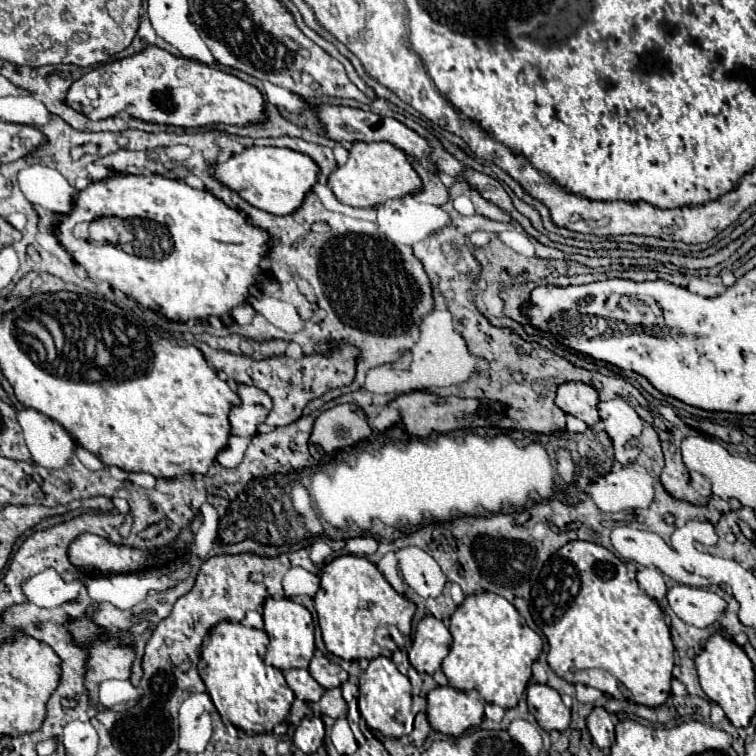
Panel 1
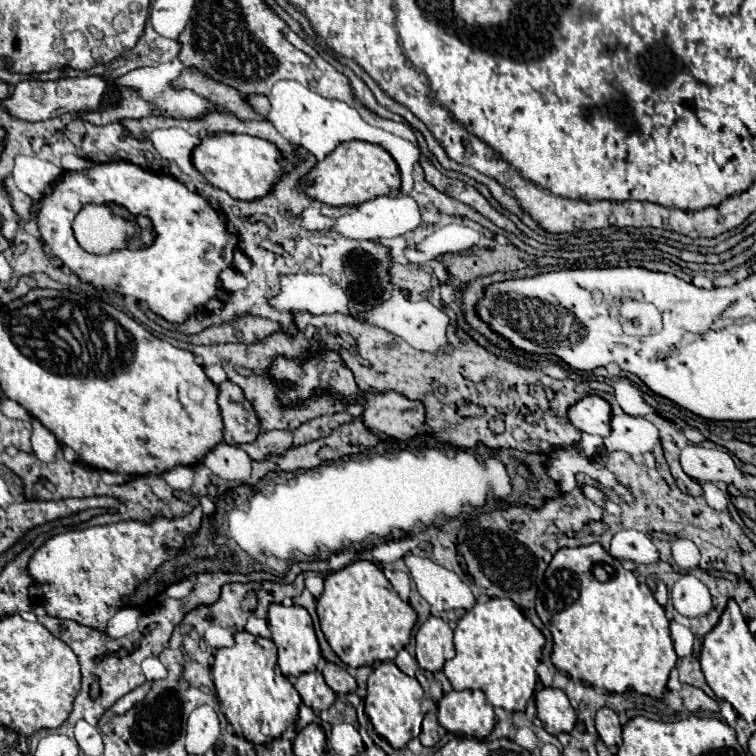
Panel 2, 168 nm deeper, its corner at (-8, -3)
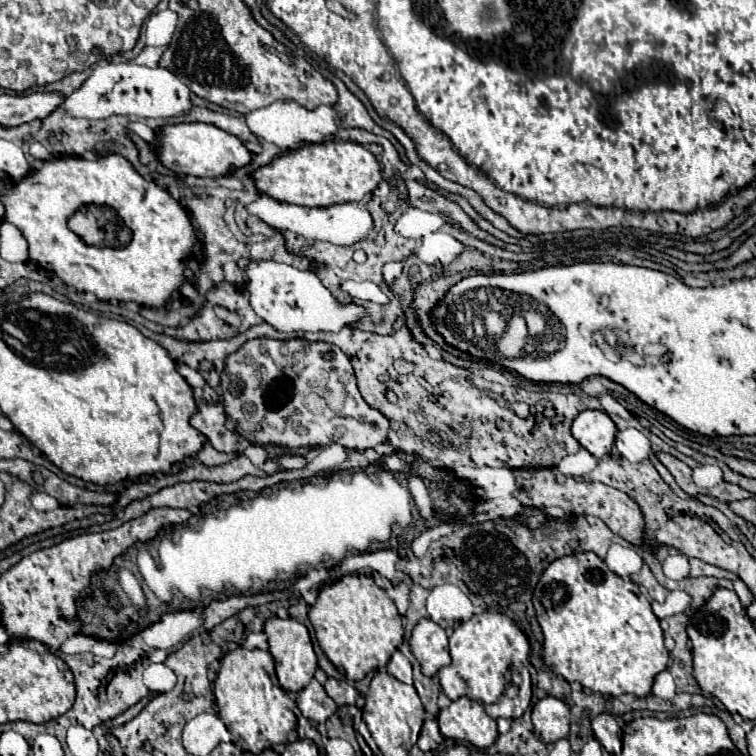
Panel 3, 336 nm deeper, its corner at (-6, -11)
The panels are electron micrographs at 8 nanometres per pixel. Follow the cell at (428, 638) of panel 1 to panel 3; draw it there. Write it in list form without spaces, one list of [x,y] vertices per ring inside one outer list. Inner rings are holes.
[[[422,618],[410,636],[410,650],[422,666],[424,676],[434,676],[442,666],[450,664],[448,636],[444,628],[430,618]]]

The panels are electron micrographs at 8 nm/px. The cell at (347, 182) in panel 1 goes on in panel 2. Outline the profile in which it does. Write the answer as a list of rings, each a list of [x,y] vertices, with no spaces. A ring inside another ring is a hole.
[[[344,142],[330,156],[316,164],[316,168],[306,176],[308,186],[304,192],[330,206],[358,206],[378,196],[388,196],[400,190],[400,168],[392,154],[378,144],[370,142]]]

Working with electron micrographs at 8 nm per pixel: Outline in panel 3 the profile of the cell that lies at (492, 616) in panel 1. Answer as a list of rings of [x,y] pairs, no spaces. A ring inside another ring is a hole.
[[[482,612],[462,622],[450,636],[452,662],[438,670],[442,692],[450,700],[466,696],[482,704],[486,714],[498,718],[520,718],[531,705],[532,679],[528,672],[530,644],[524,632],[502,612]]]

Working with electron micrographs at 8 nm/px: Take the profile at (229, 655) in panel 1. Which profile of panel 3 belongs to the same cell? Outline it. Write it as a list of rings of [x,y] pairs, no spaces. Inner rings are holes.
[[[238,646],[228,652],[220,660],[214,696],[220,718],[235,736],[235,744],[244,751],[258,754],[258,740],[264,740],[268,746],[286,744],[288,732],[296,728],[296,702],[292,702],[288,692],[278,686],[274,660],[268,650],[248,650]]]

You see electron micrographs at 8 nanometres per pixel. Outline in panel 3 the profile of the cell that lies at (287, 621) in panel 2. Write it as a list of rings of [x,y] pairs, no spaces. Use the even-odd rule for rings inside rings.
[[[274,616],[274,618],[266,620],[264,634],[268,636],[270,654],[272,654],[274,664],[276,664],[276,676],[278,676],[280,686],[288,692],[300,692],[306,684],[310,684],[310,680],[314,678],[314,672],[318,668],[308,628],[304,624],[300,624],[298,620],[294,620],[294,618],[282,620],[282,618]]]

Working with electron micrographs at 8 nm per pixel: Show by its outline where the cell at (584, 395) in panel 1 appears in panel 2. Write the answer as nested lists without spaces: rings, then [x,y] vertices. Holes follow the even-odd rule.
[[[584,396],[568,408],[570,422],[588,434],[608,436],[610,432],[610,404],[600,396]]]

